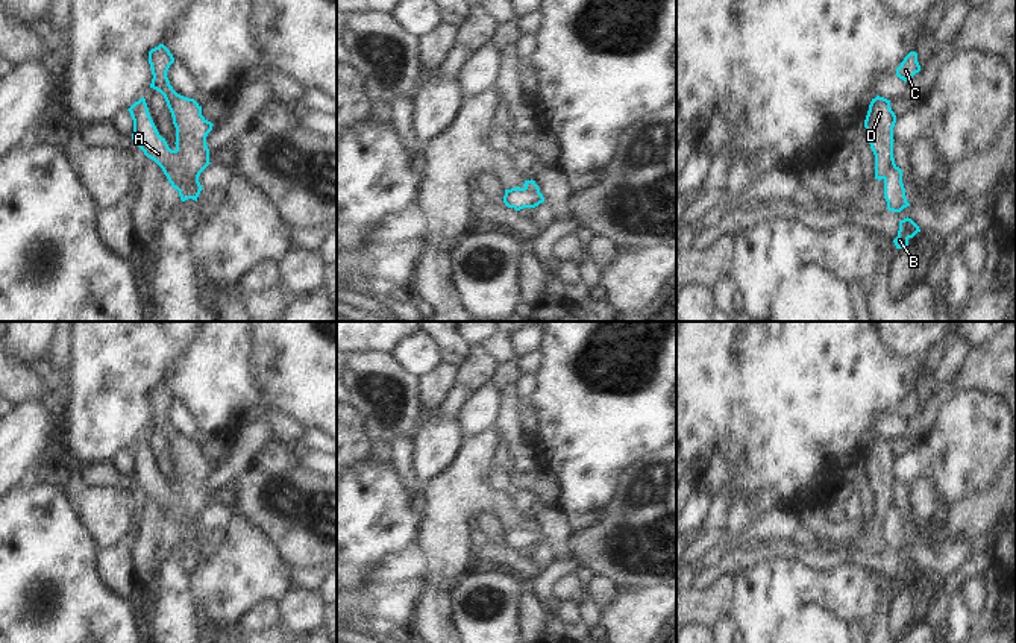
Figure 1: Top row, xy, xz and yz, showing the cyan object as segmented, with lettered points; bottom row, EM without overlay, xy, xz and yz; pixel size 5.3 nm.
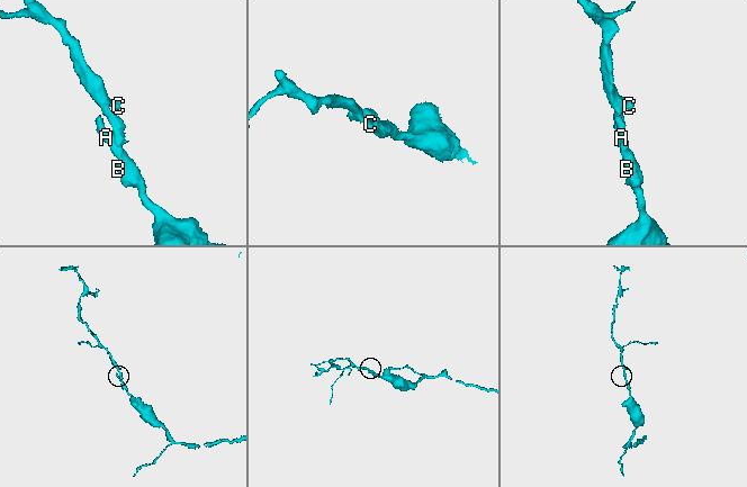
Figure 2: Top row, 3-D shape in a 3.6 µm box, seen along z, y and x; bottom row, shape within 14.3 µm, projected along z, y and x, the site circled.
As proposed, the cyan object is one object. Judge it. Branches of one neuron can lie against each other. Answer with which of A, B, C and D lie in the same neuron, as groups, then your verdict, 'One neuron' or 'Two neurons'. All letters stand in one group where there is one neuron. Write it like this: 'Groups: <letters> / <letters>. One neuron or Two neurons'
Groups: A B / C D. Two neurons

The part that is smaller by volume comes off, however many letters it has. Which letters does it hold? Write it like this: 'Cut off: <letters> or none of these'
Cut off: C, D

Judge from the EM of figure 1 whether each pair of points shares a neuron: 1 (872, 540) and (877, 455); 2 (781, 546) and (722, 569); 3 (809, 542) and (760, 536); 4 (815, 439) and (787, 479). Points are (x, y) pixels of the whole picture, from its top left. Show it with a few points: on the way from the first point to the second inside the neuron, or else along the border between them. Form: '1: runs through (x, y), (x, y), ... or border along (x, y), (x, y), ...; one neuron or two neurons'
1: runs through (878, 519), (881, 508), (880, 476); one neuron
2: runs through (766, 551), (737, 560); one neuron
3: runs through (796, 533), (772, 531); one neuron
4: runs through (804, 449), (799, 454), (798, 469); one neuron

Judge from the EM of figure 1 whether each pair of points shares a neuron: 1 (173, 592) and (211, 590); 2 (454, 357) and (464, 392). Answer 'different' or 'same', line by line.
1: different
2: different

